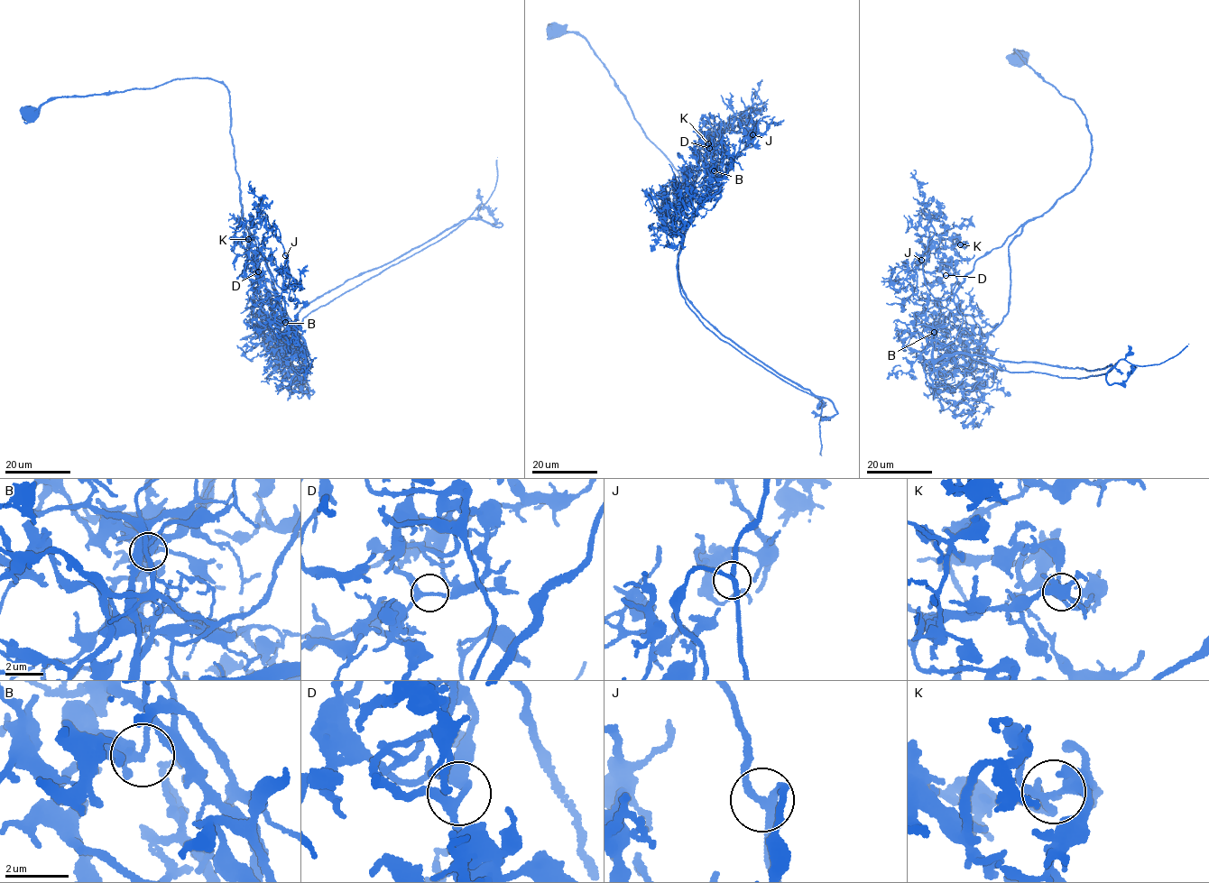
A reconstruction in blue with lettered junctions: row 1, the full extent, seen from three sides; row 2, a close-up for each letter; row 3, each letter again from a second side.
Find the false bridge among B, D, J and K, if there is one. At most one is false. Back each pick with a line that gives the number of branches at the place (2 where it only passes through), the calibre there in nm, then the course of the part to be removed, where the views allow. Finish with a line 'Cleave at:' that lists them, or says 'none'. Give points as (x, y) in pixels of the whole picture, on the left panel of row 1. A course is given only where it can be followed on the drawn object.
B: branches 3; calibre 280 nm; course (285, 323), (302, 344), (290, 326), (307, 304), (468, 217), (494, 190), (497, 157)
Cleave at: B

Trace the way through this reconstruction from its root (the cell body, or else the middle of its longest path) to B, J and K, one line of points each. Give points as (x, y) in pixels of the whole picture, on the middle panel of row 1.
B: (552, 31), (584, 38), (681, 177), (687, 197), (673, 206), (687, 175), (712, 168), (708, 189), (714, 171)
J: (552, 31), (584, 38), (681, 177), (687, 197), (675, 207), (686, 175), (729, 162), (752, 134)
K: (552, 31), (584, 38), (681, 177), (687, 197), (674, 206), (686, 176), (712, 168), (722, 134), (707, 143)

